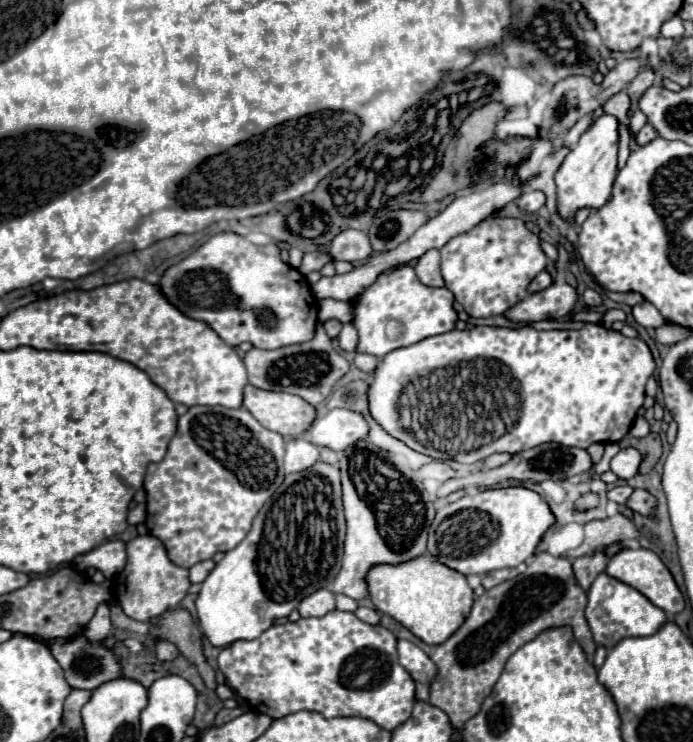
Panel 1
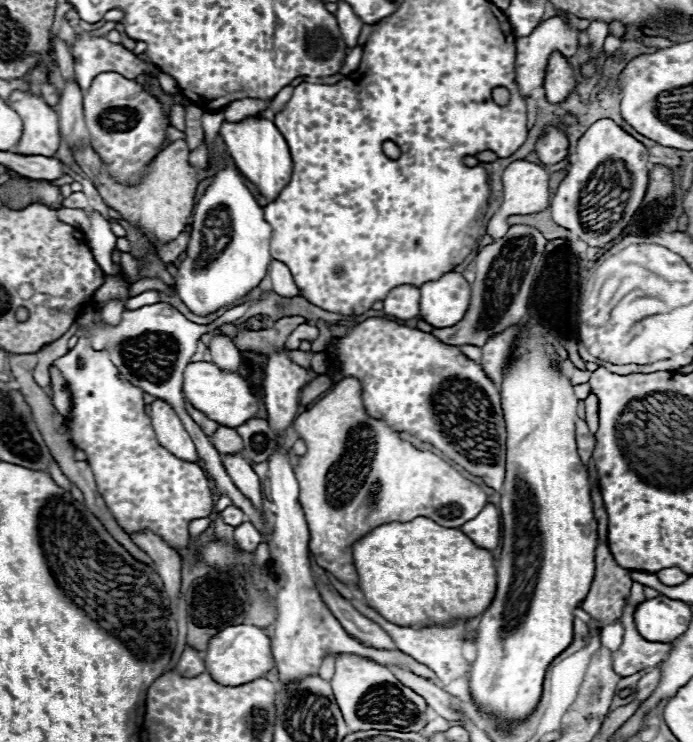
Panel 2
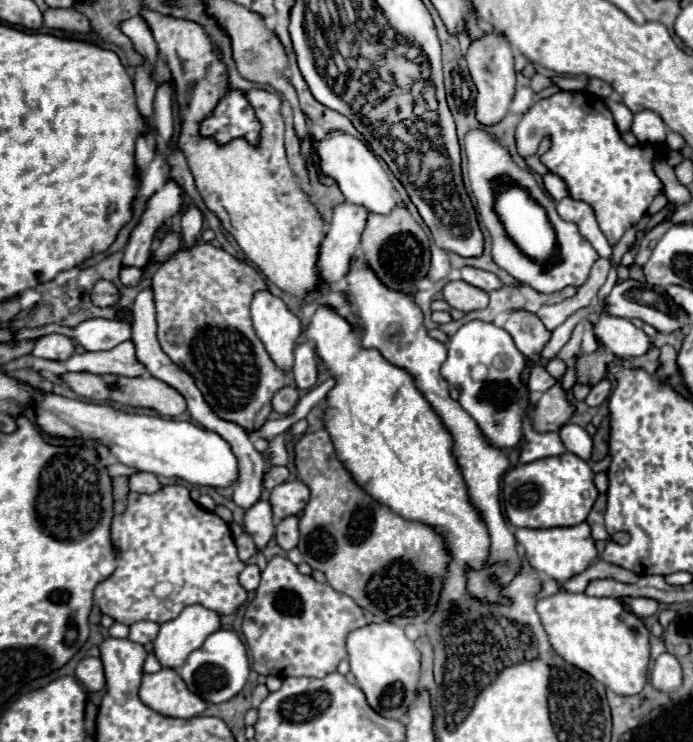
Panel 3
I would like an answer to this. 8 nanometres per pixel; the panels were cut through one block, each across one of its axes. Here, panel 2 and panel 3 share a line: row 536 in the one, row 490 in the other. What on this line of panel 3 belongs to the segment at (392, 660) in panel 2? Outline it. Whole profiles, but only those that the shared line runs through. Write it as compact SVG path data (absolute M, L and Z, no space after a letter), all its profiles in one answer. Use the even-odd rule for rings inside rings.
M290 480L284 484L278 484L270 492L270 506L276 520L284 520L288 516L300 514L304 506L308 504L308 486L300 480Z

